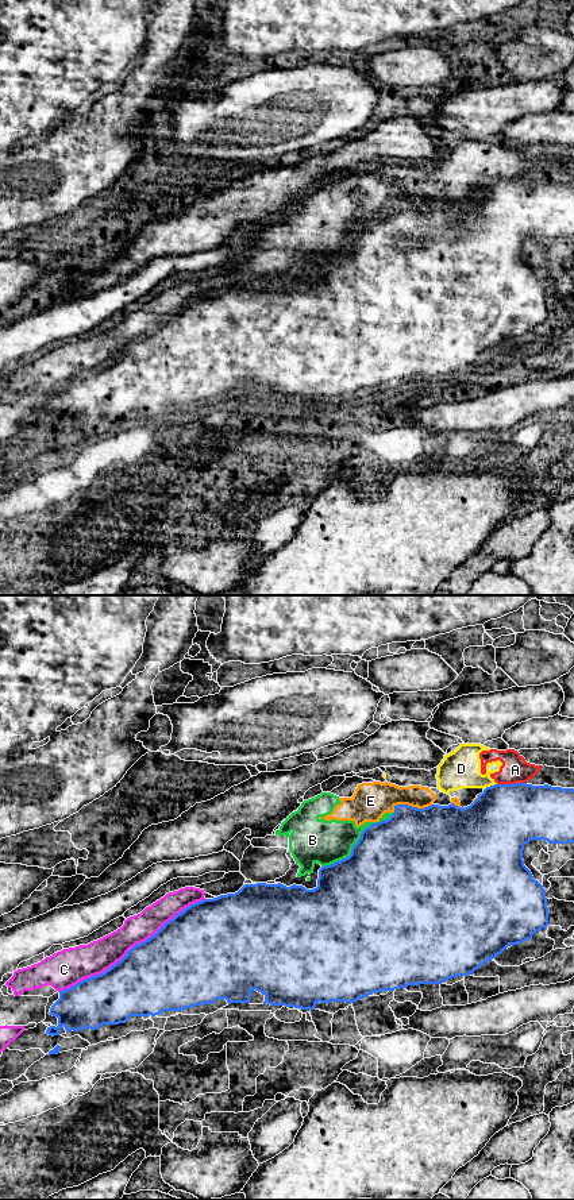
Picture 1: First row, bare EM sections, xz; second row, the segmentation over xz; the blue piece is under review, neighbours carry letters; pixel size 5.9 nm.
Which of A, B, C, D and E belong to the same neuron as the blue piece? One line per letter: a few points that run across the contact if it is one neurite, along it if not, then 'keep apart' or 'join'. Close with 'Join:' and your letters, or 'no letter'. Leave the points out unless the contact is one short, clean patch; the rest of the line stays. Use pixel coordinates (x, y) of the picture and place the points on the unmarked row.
A: keep apart
B: keep apart
C: keep apart
D: keep apart
E: keep apart
Join: no letter

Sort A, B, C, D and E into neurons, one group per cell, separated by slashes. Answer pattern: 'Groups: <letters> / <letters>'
Groups: A B C D E

